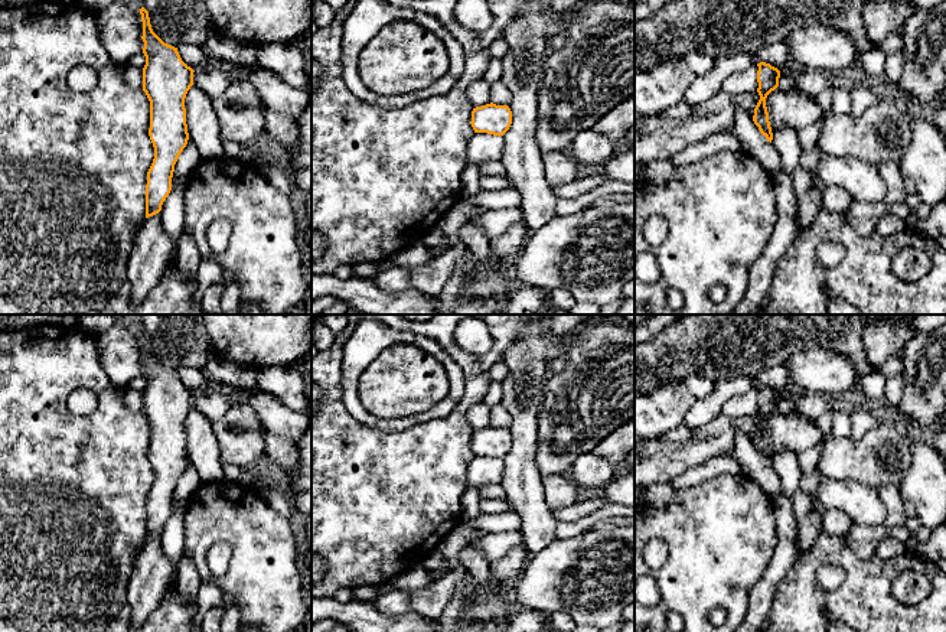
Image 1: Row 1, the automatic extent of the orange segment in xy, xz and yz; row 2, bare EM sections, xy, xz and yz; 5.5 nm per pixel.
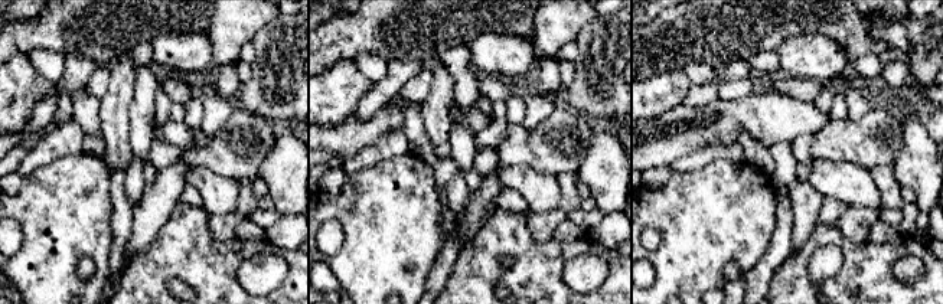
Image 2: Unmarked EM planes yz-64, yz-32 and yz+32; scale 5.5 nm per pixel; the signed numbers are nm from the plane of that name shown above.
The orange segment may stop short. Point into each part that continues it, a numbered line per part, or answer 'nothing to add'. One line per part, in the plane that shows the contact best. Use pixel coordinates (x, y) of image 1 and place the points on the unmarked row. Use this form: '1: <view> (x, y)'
nothing to add

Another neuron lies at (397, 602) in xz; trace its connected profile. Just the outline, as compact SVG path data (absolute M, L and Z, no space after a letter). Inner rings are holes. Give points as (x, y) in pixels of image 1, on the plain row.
M402 589L381 594L372 603L382 615L394 618L412 610L411 597Z

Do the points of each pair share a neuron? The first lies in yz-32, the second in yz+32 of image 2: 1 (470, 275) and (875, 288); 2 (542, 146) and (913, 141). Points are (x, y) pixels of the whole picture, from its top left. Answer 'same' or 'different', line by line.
1: same
2: different

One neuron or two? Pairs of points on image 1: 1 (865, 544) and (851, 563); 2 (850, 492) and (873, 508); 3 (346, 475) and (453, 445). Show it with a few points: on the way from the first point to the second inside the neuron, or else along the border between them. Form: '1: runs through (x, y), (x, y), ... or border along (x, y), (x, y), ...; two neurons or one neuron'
1: border along (844, 534), (848, 546), (861, 559), (874, 556); two neurons
2: runs through (855, 498), (867, 508); one neuron
3: runs through (372, 475), (417, 475), (427, 465); one neuron

